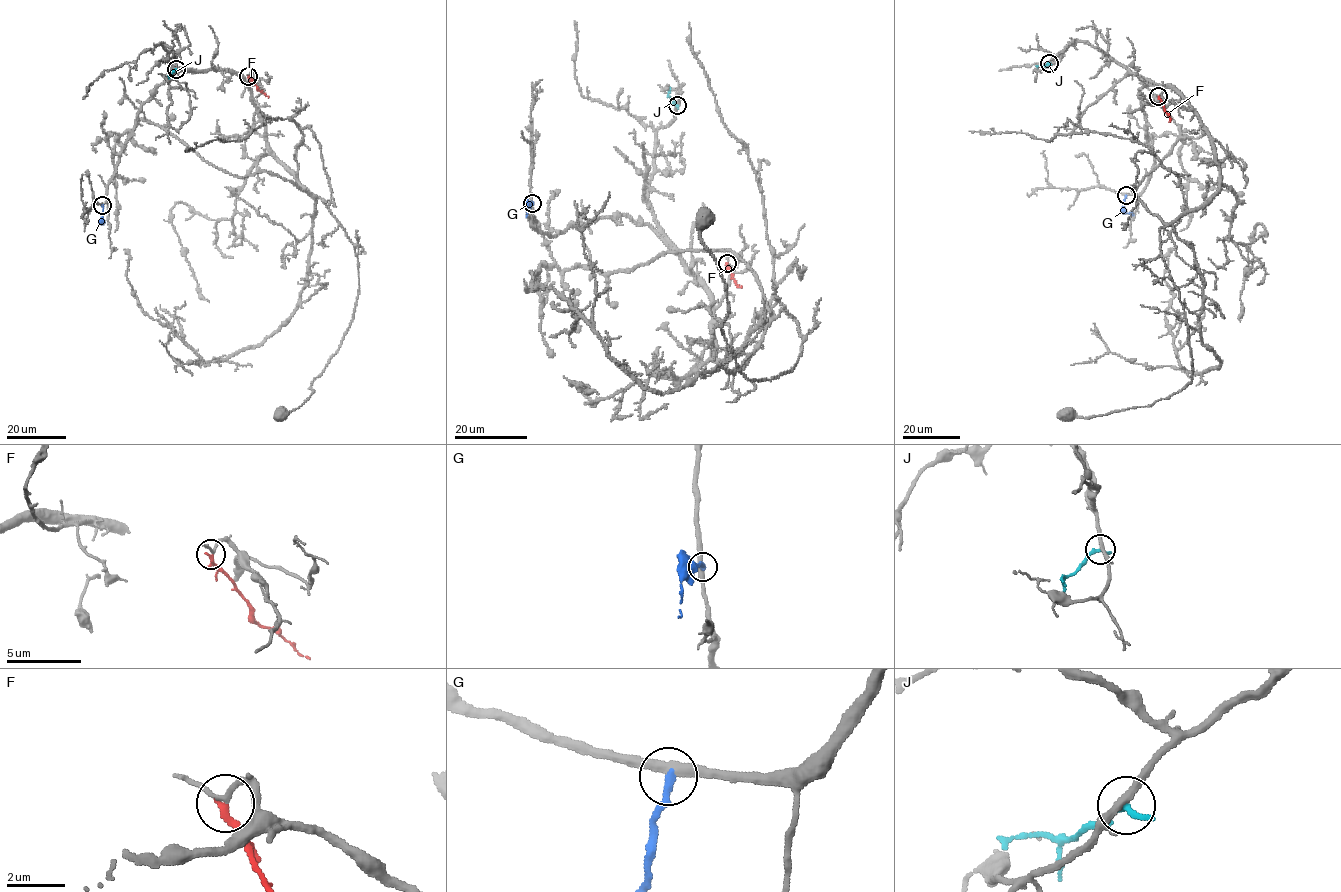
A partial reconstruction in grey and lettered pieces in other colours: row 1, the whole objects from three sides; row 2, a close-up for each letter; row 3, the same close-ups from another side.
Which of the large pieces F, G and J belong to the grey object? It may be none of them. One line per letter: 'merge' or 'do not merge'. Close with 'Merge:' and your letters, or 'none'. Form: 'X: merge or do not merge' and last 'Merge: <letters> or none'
F: merge
G: do not merge
J: do not merge
Merge: F

